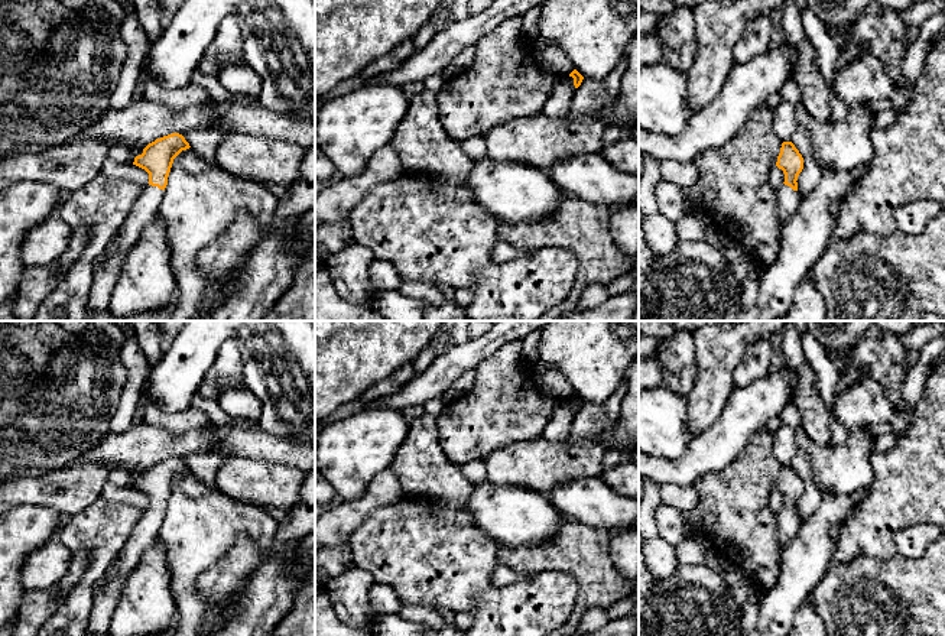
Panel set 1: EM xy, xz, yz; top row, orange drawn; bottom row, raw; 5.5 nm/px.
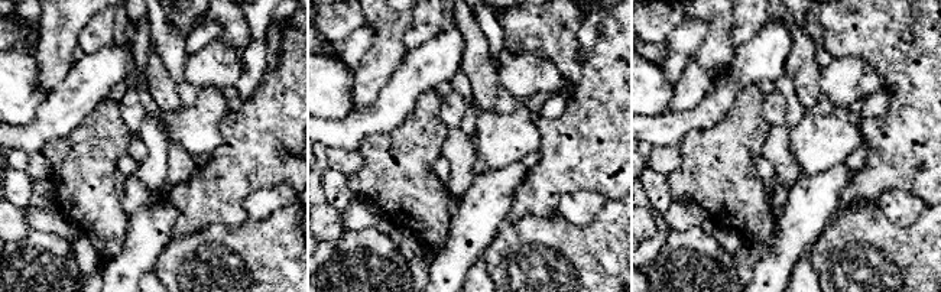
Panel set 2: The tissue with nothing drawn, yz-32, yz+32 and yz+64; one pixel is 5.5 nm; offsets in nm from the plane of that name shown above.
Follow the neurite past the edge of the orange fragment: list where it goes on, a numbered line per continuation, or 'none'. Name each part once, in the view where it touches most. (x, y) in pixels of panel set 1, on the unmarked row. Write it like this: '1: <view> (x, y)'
1: xy (107, 590)

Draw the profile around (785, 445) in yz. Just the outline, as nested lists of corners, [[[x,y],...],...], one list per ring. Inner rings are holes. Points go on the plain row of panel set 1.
[[[782,425],[779,431],[772,435],[772,445],[776,460],[782,465],[790,465],[795,454],[799,450],[795,429],[788,425]]]

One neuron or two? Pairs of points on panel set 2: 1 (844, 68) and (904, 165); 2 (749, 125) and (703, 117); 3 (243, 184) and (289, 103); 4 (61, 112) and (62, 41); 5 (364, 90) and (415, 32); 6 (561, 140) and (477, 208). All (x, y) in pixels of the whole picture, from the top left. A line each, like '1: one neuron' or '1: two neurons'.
1: two neurons
2: two neurons
3: one neuron
4: two neurons
5: two neurons
6: two neurons

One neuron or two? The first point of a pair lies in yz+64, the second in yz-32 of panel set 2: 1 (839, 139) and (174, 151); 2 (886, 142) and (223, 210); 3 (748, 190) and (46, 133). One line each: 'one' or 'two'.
1: two
2: one
3: two

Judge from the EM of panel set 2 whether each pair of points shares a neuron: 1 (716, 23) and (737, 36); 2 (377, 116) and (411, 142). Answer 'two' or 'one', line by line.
1: two
2: two

